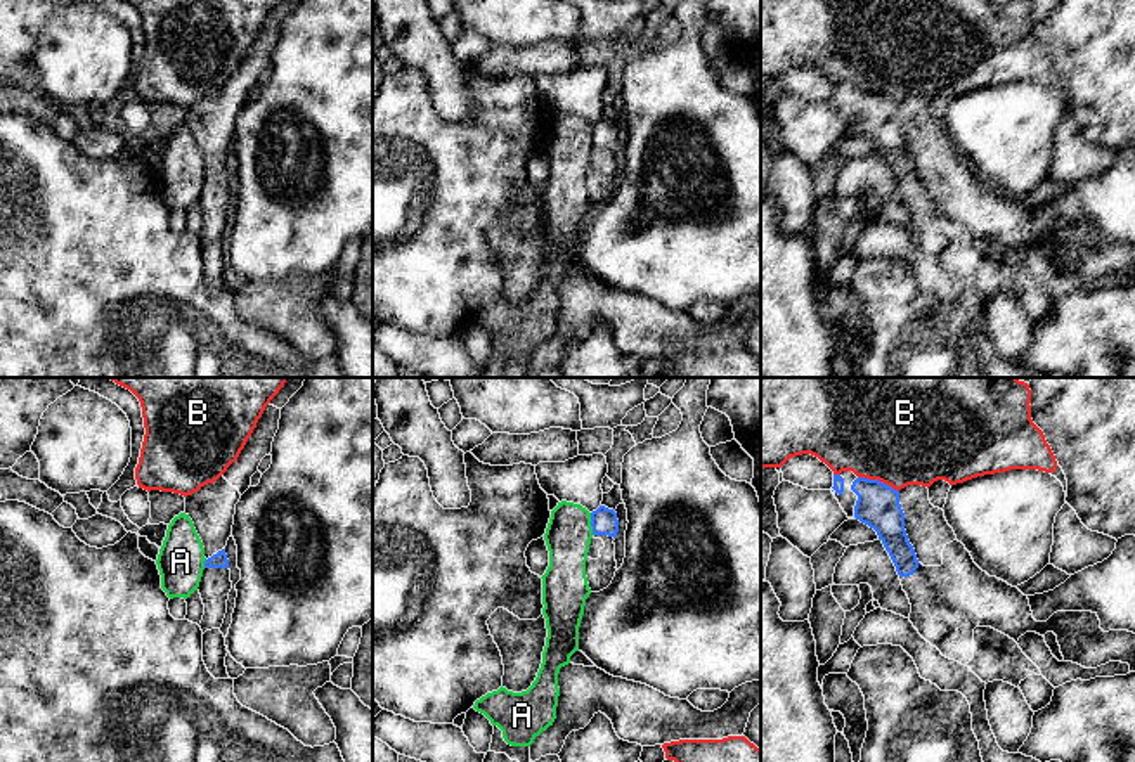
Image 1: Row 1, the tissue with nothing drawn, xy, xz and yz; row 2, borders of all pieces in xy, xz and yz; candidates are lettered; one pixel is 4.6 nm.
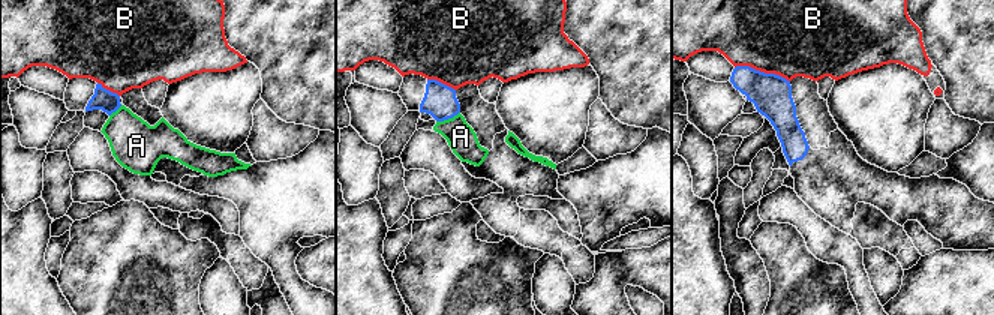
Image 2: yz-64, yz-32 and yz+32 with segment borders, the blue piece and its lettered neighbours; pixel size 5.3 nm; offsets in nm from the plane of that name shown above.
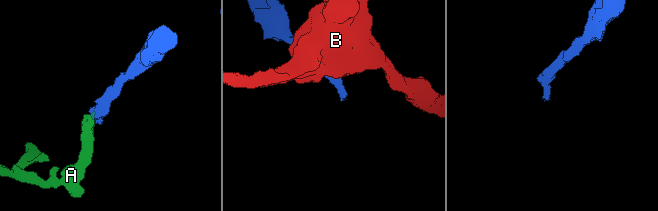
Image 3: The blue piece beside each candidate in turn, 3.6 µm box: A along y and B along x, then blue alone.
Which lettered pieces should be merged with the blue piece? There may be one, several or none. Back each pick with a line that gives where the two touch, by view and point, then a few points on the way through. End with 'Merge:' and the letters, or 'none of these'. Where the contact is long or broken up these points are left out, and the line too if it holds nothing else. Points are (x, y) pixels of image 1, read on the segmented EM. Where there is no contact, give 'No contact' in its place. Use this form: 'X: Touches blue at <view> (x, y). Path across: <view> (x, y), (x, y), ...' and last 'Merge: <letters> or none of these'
Merge: none of these

